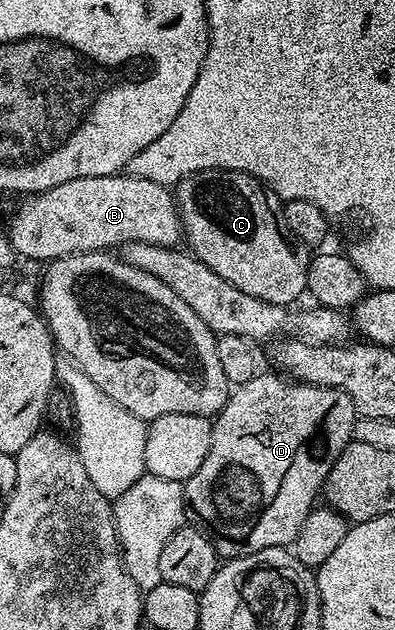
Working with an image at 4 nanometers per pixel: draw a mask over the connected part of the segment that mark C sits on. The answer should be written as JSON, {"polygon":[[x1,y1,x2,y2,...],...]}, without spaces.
{"polygon":[[198,171,175,184,173,194,186,246,191,254,209,265,217,277,225,277,225,281,237,285,241,293,249,293,249,297,257,297,273,305,285,307,294,304,294,299,304,298,311,255,308,248,287,230,276,196,259,179,240,171]]}

